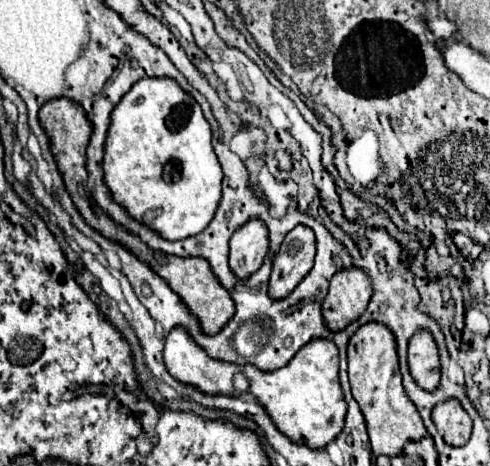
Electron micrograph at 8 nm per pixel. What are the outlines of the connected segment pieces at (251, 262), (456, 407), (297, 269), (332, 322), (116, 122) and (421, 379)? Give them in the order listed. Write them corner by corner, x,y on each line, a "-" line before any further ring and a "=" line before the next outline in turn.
251,220
241,226
229,242
229,268
237,280
247,280
259,270
267,254
267,228
259,220
=
457,400
437,404
433,408
433,422
449,446
465,446
471,438
473,422
=
293,228
273,260
273,270
269,278
269,298
283,300
311,270
315,258
315,236
309,228
=
341,270
333,276
329,292
323,300
323,322
331,332
345,330
357,320
371,298
371,284
365,272
=
171,78
139,80
113,108
103,146
103,182
125,212
157,232
163,240
183,240
199,234
211,222
221,200
221,166
211,146
211,128
199,104
=
415,332
409,340
409,372
415,384
427,392
435,392
439,386
439,352
429,332

